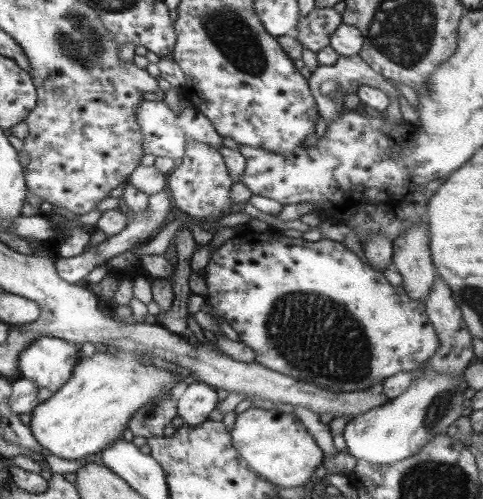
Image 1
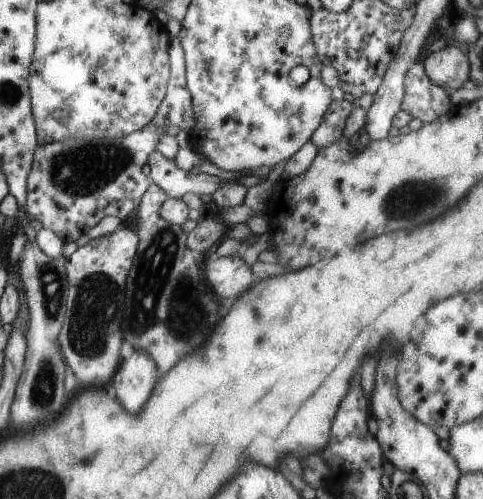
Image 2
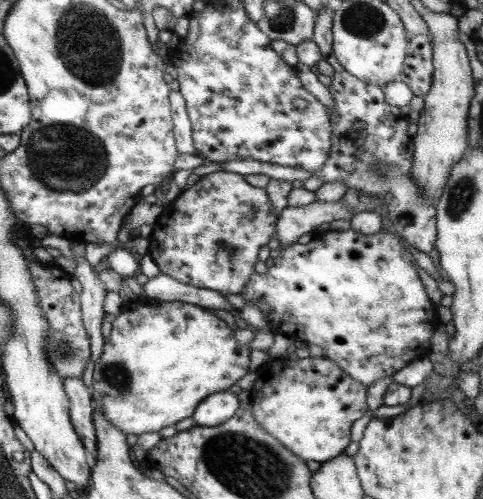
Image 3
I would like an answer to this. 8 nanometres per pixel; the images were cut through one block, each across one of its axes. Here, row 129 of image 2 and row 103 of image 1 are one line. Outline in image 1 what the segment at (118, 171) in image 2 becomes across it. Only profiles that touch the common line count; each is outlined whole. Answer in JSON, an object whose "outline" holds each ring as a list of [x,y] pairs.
{"outline":[[[144,100],[137,107],[136,121],[142,130],[142,149],[144,149],[140,160],[145,154],[154,154],[156,157],[166,156],[166,158],[172,159],[182,158],[189,141],[200,142],[216,149],[223,145],[223,138],[216,133],[210,119],[200,113],[189,101],[180,104],[180,111],[179,114],[176,114],[163,101],[149,102]]]}

